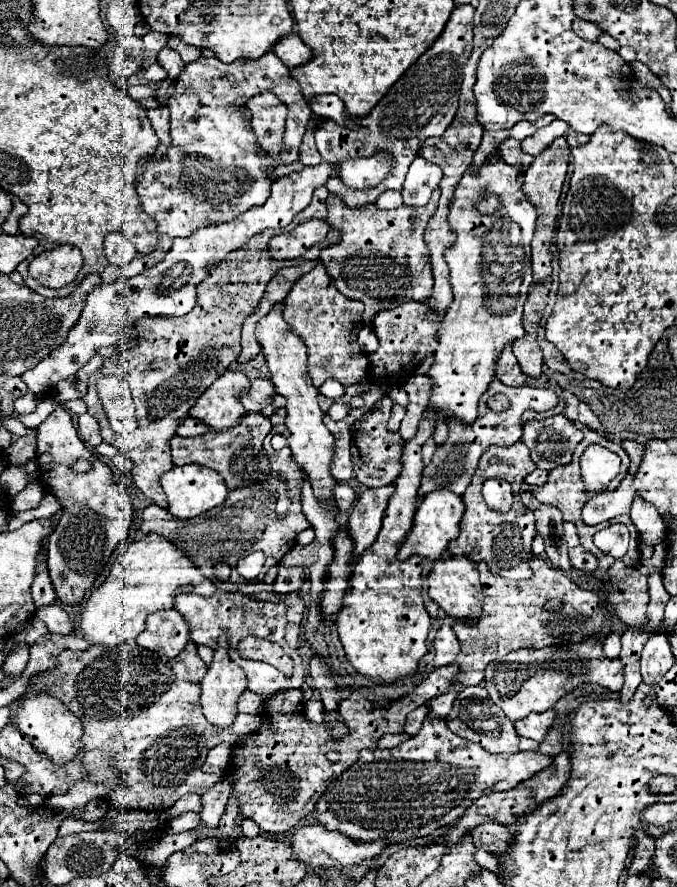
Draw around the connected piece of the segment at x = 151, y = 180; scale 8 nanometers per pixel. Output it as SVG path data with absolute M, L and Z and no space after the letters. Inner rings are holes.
M273 51L263 55L263 59L255 59L255 63L243 65L225 65L215 57L201 57L185 65L181 77L175 81L175 95L169 101L173 143L163 159L149 161L145 171L137 177L137 193L143 209L157 223L159 245L145 259L135 257L131 265L117 269L121 277L135 277L145 267L161 261L175 237L187 237L205 225L233 221L243 211L265 203L271 183L277 179L273 169L277 169L279 163L269 155L257 153L259 141L251 123L243 117L243 107L253 95L259 95L259 91L271 91L287 105L289 113L279 153L281 165L289 165L299 159L299 145L313 113L299 83Z

